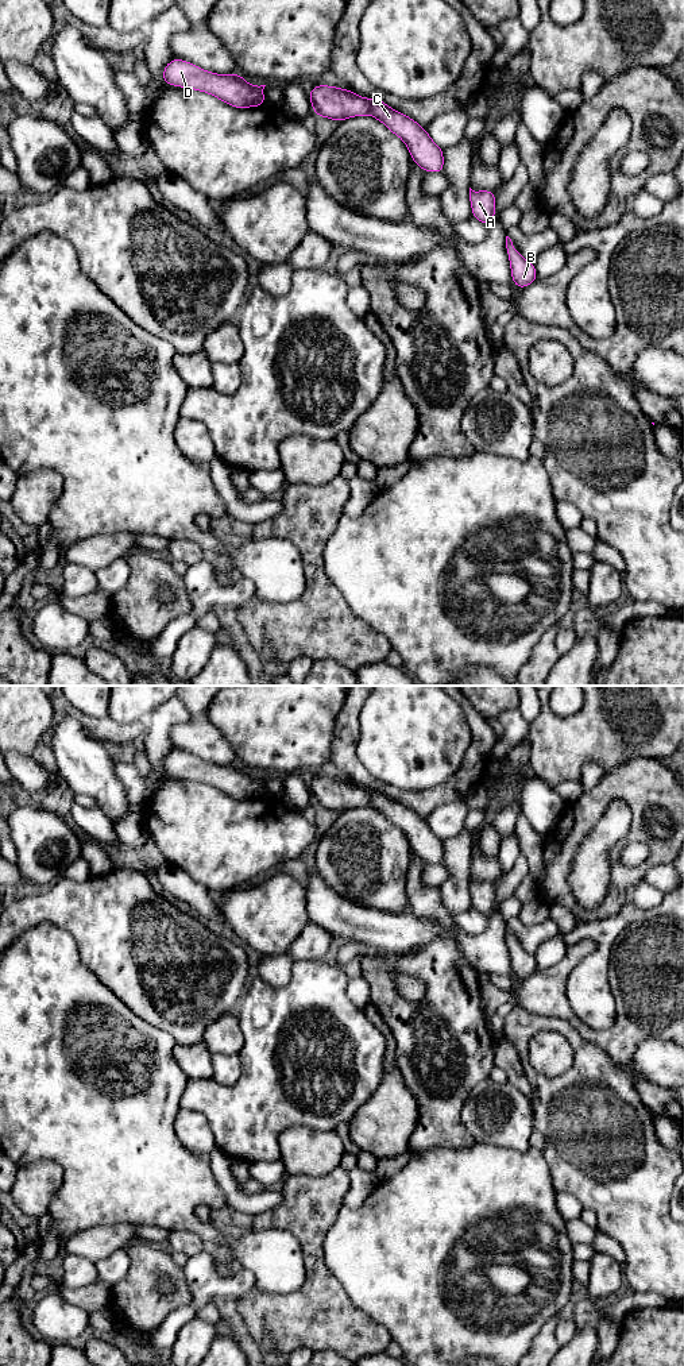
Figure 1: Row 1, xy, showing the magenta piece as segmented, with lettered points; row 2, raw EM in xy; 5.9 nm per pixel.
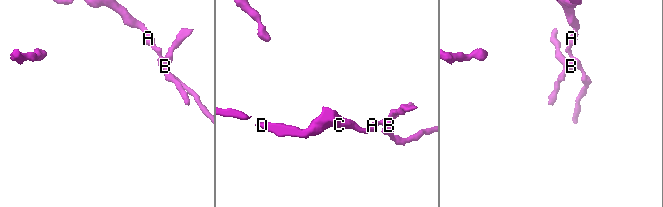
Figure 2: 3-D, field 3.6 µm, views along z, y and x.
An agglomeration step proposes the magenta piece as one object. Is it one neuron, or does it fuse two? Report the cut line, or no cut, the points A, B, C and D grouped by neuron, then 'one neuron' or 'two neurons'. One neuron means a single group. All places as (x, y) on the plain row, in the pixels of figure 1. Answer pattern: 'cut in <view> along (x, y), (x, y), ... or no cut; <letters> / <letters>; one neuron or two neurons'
no cut; A B C D; one neuron

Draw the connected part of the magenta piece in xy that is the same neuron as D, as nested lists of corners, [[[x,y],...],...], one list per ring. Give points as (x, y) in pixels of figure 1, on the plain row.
[[[182,750],[170,752],[163,760],[163,773],[206,783],[235,799],[266,796],[266,776],[250,776],[241,765],[216,765]]]

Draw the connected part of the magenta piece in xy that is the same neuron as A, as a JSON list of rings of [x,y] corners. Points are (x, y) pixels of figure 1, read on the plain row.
[[[469,879],[469,894],[472,907],[486,917],[492,914],[495,907],[495,884],[490,881],[475,883]]]

